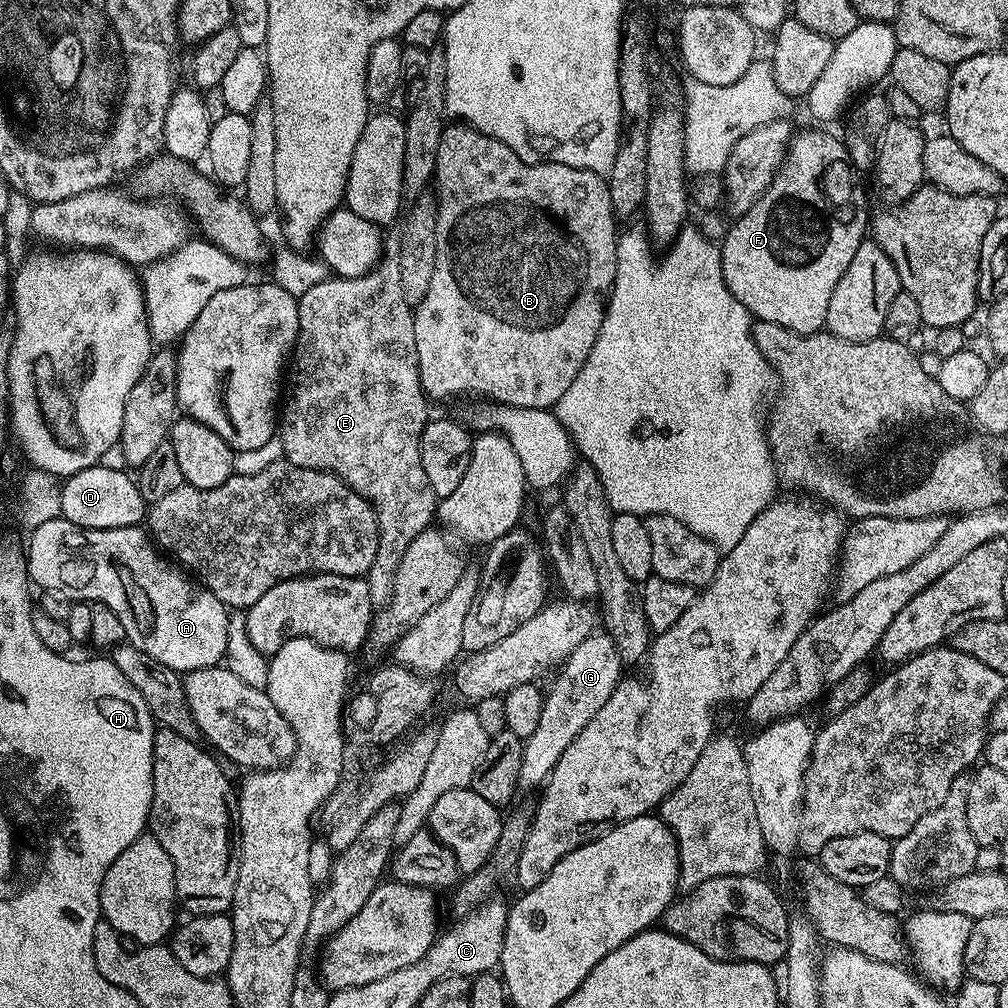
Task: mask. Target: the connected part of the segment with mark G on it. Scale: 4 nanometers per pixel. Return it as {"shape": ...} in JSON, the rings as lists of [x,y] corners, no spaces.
{"shape":[[[593,634],[568,655],[562,667],[555,673],[556,681],[552,689],[547,689],[544,705],[542,706],[542,719],[538,722],[538,730],[530,734],[524,741],[524,753],[522,754],[522,770],[518,770],[517,789],[521,793],[528,792],[531,788],[539,789],[548,779],[548,775],[554,770],[558,758],[582,734],[582,730],[606,706],[610,694],[614,694],[616,685],[622,679],[622,661],[618,652],[618,646],[607,634]]]}

